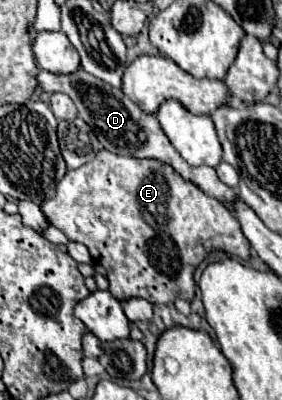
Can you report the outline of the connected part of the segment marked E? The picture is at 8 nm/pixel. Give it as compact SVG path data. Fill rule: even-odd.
M102 149L90 163L64 175L54 199L42 205L42 213L48 223L58 227L70 241L80 241L88 247L94 261L108 271L108 291L118 301L148 295L152 303L172 303L176 297L182 297L182 291L194 291L192 275L210 251L224 251L230 257L250 259L250 243L242 235L236 217L218 199L208 197L170 165L156 159L122 157ZM110 261L116 261L120 267L112 267Z

